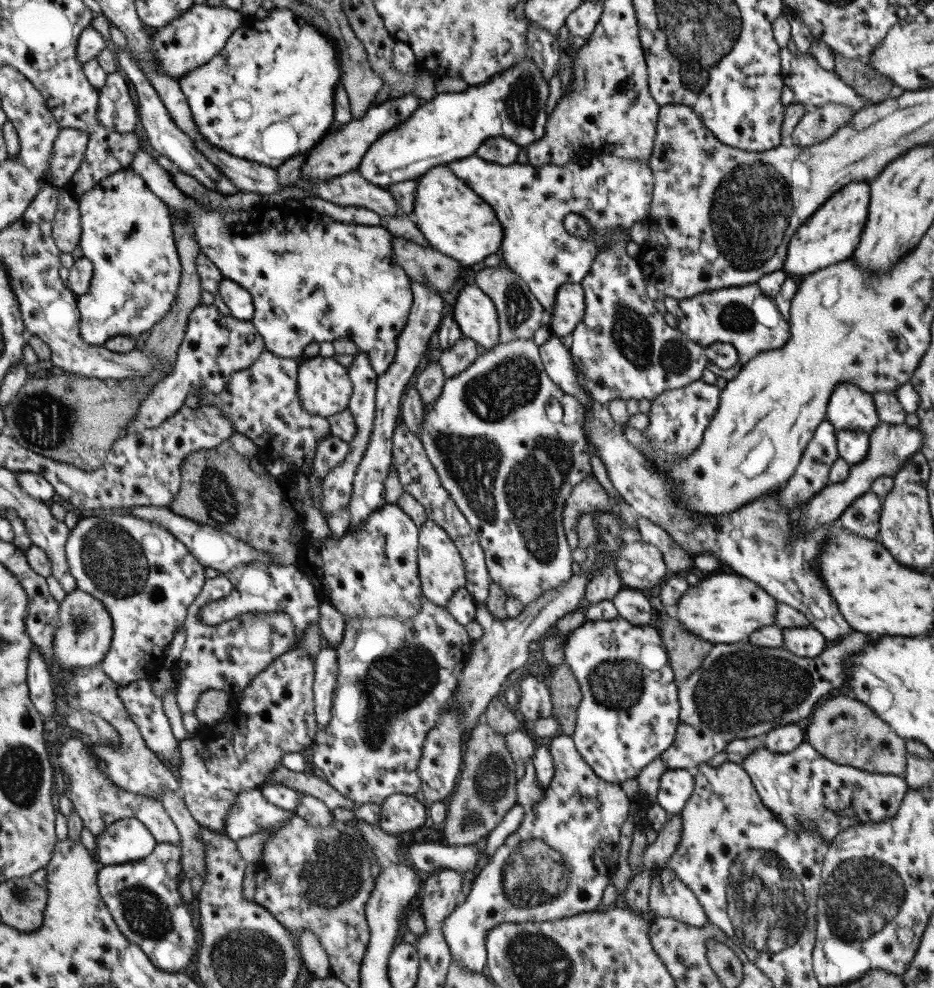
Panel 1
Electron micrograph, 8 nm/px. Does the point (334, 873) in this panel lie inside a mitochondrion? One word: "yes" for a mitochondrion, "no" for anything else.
yes

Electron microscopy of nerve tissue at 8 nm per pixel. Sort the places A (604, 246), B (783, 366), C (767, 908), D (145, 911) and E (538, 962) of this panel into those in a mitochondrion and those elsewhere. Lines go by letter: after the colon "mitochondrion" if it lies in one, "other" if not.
A: other
B: other
C: mitochondrion
D: mitochondrion
E: mitochondrion

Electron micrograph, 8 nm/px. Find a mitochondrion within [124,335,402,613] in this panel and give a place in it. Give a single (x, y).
(216, 493)

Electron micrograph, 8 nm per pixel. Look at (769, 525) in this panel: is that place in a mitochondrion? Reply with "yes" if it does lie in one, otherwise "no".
yes

